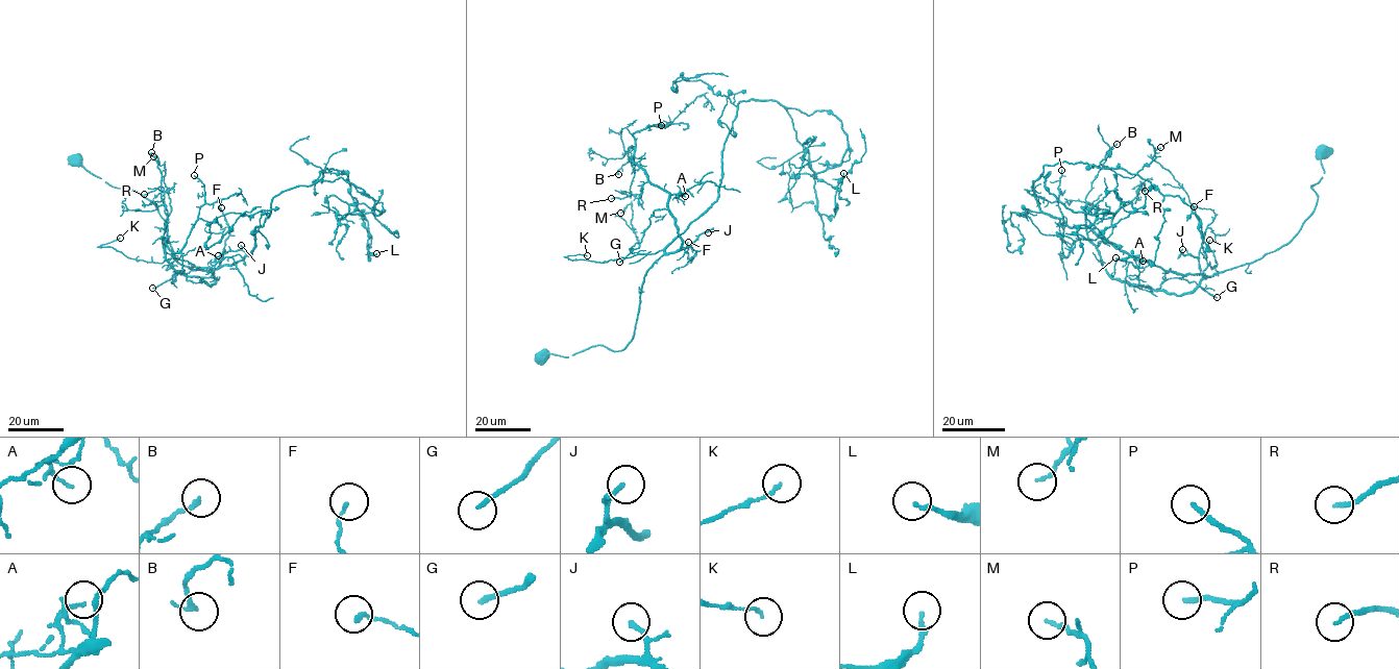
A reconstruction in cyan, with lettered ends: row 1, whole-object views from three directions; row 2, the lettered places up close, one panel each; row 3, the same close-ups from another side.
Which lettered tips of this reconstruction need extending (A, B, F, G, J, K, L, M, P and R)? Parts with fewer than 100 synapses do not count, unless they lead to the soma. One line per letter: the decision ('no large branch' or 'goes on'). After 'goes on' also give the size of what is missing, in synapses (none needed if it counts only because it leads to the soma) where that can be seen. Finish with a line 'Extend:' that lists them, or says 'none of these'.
A: no large branch
B: no large branch
F: no large branch
G: no large branch
J: no large branch
K: no large branch
L: no large branch
M: no large branch
P: no large branch
R: no large branch
Extend: none of these

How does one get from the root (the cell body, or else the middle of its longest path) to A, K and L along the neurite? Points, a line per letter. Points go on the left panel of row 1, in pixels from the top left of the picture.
A: (75, 160), (149, 199), (165, 221), (173, 257), (213, 272), (211, 286), (200, 280), (218, 255)
K: (75, 160), (149, 199), (165, 221), (173, 257), (196, 269), (187, 261), (147, 262), (99, 246), (120, 238)
L: (75, 160), (149, 199), (173, 257), (193, 269), (249, 255), (273, 198), (326, 169), (346, 173), (376, 253)

